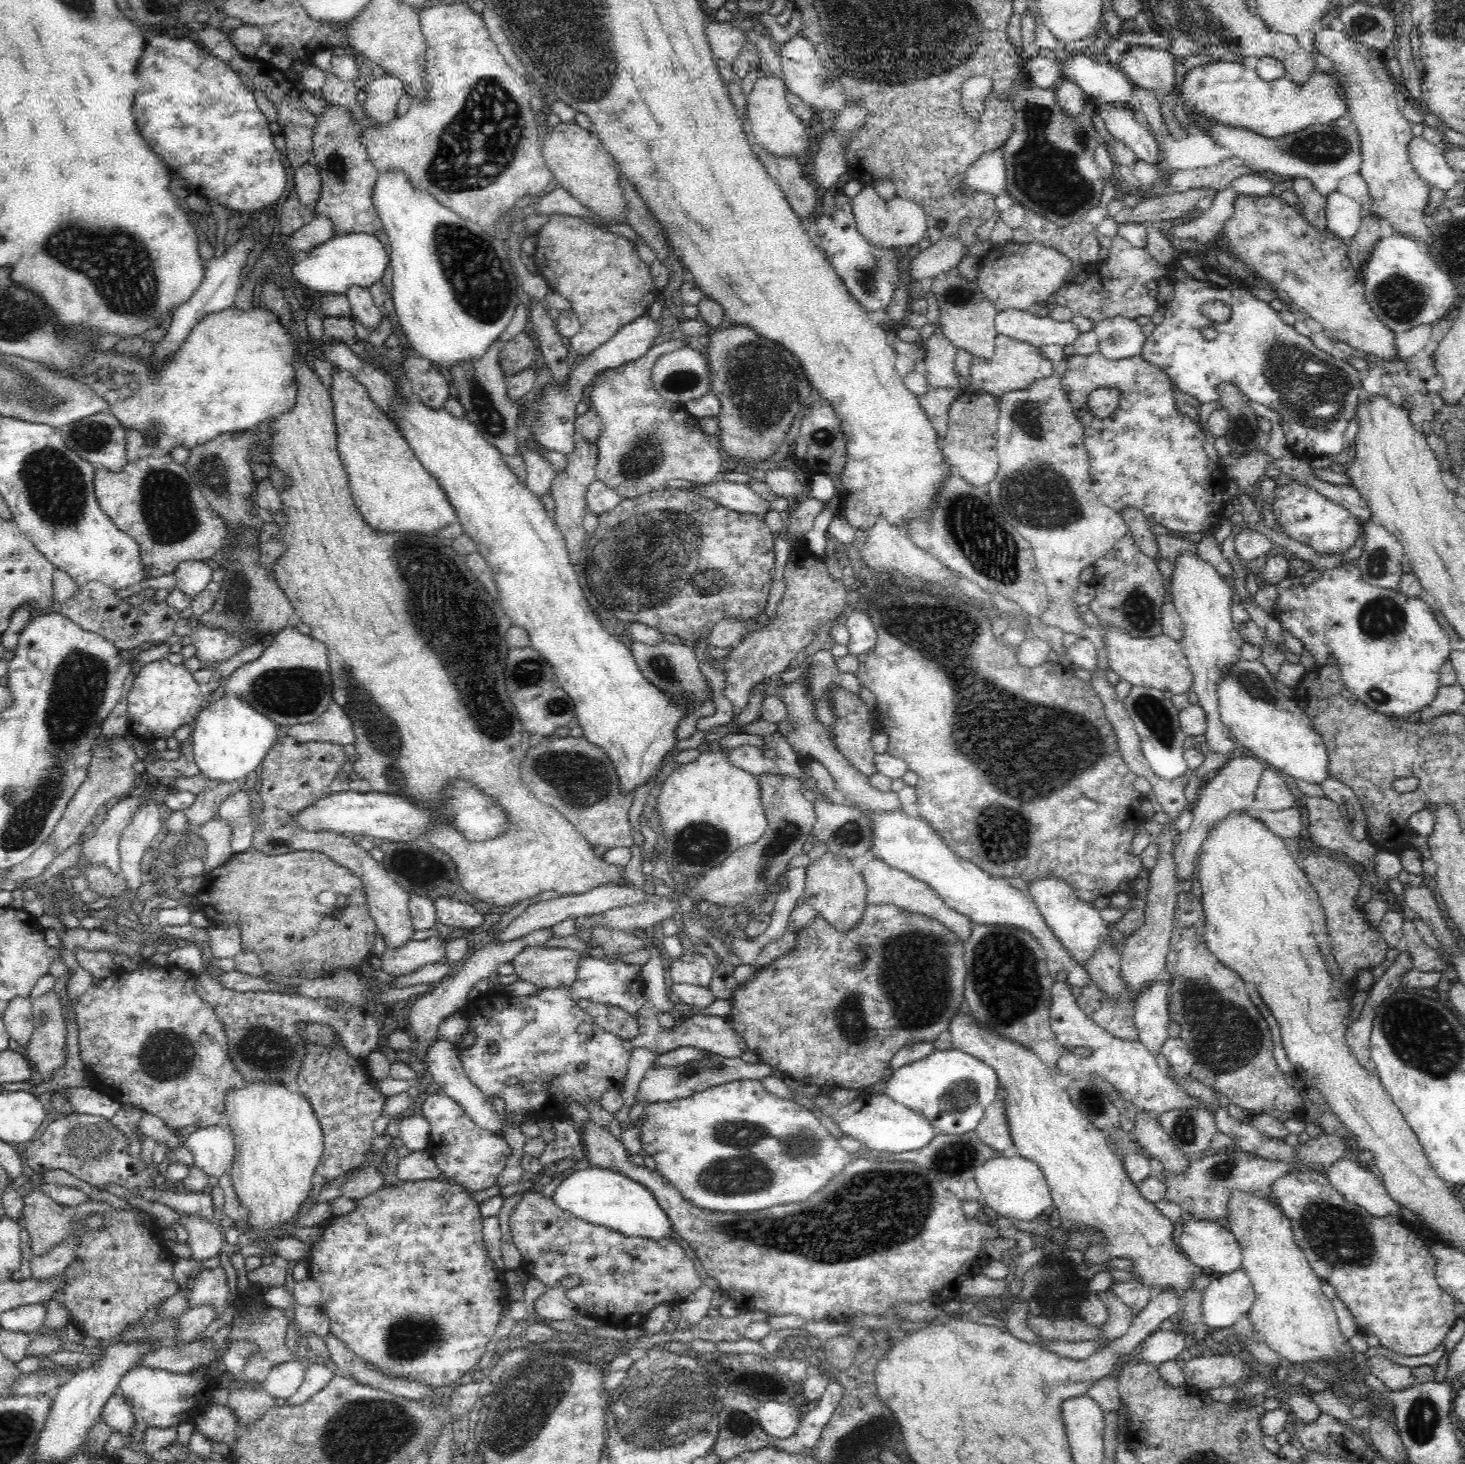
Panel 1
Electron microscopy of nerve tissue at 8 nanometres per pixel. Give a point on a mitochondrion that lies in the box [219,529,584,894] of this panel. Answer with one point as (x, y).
(387, 739)

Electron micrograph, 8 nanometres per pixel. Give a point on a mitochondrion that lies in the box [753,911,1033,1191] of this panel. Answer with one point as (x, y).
(930, 1008)

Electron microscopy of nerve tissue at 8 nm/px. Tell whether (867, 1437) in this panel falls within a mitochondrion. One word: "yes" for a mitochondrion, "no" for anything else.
yes

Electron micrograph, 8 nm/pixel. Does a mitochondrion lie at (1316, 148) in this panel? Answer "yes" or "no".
yes

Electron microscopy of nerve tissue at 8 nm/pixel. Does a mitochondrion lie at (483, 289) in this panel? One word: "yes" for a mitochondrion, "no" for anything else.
yes

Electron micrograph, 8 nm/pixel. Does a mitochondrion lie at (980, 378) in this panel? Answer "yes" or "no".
no

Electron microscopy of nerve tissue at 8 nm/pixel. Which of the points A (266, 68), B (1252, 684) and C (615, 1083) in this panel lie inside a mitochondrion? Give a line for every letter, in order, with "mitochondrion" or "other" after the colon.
A: other
B: mitochondrion
C: other

